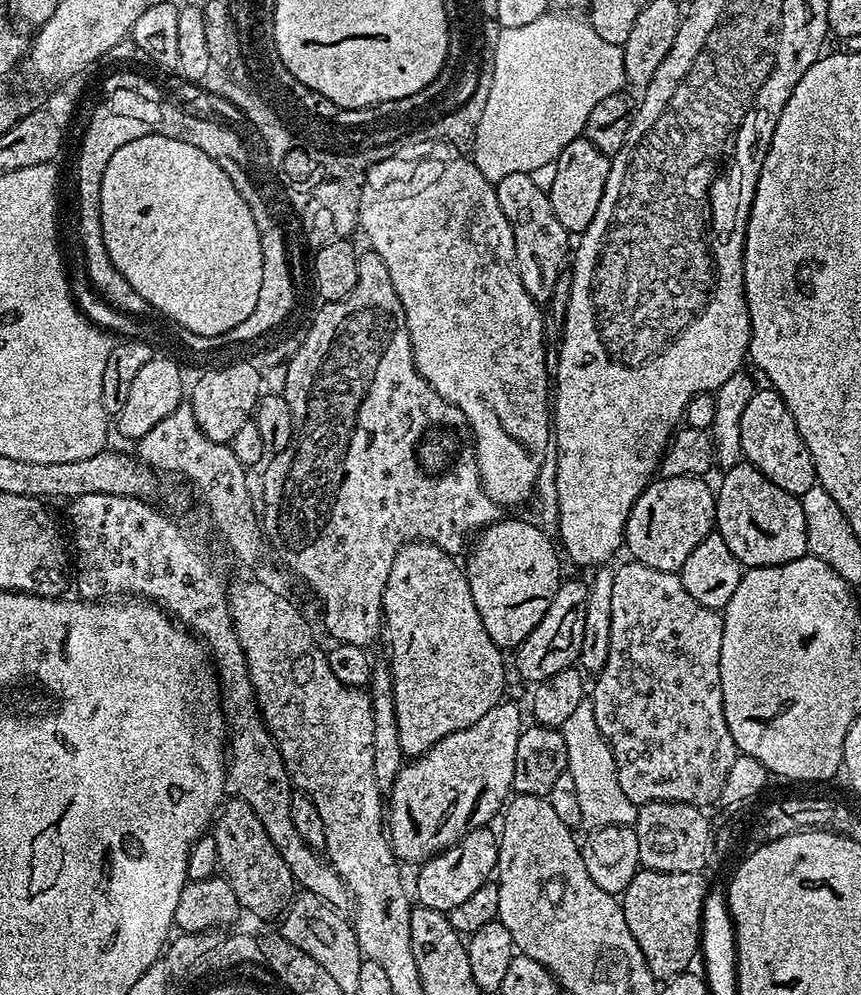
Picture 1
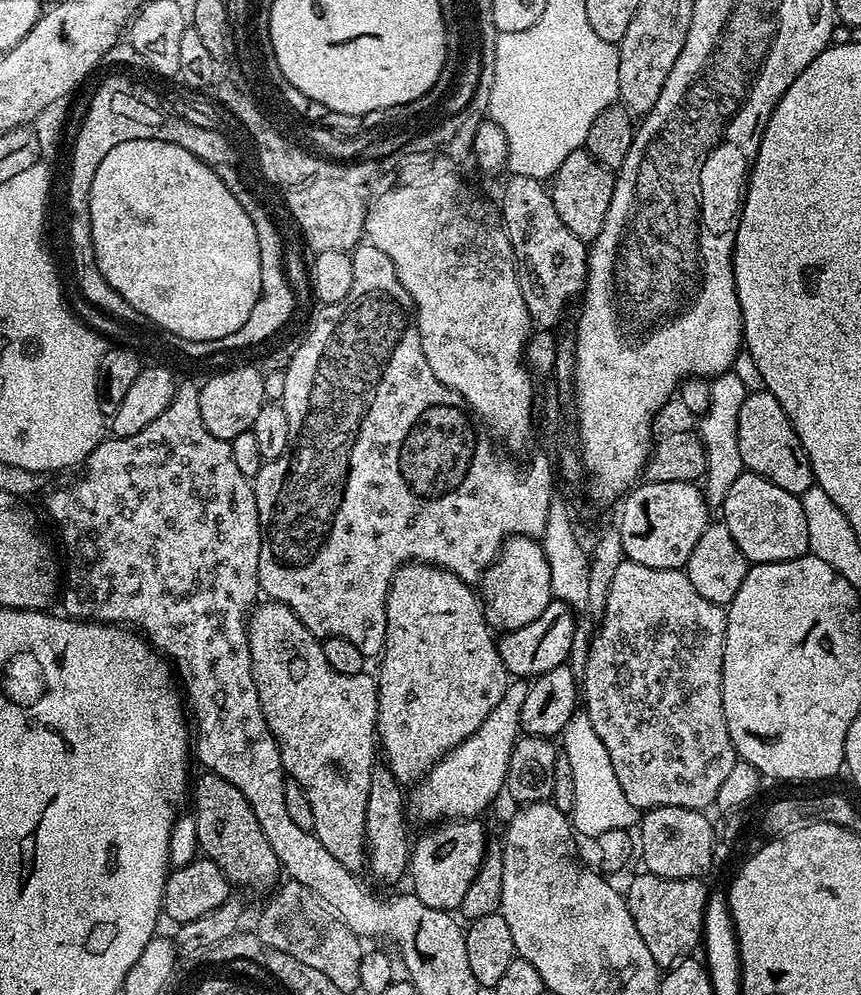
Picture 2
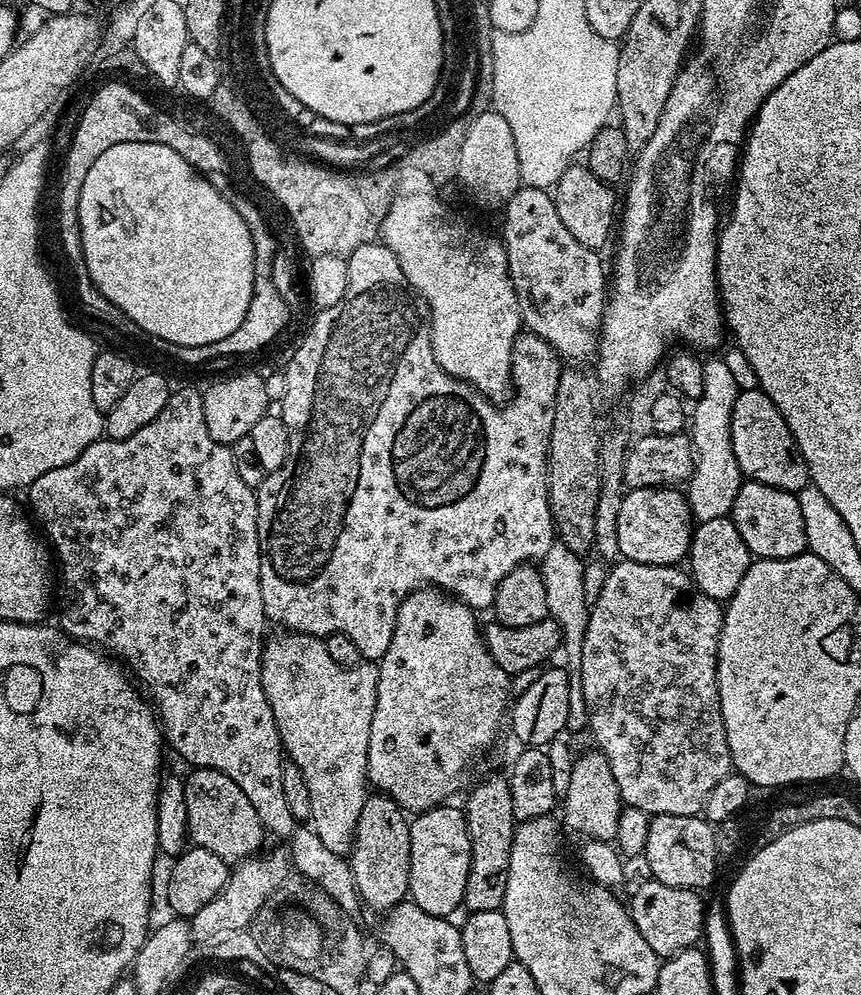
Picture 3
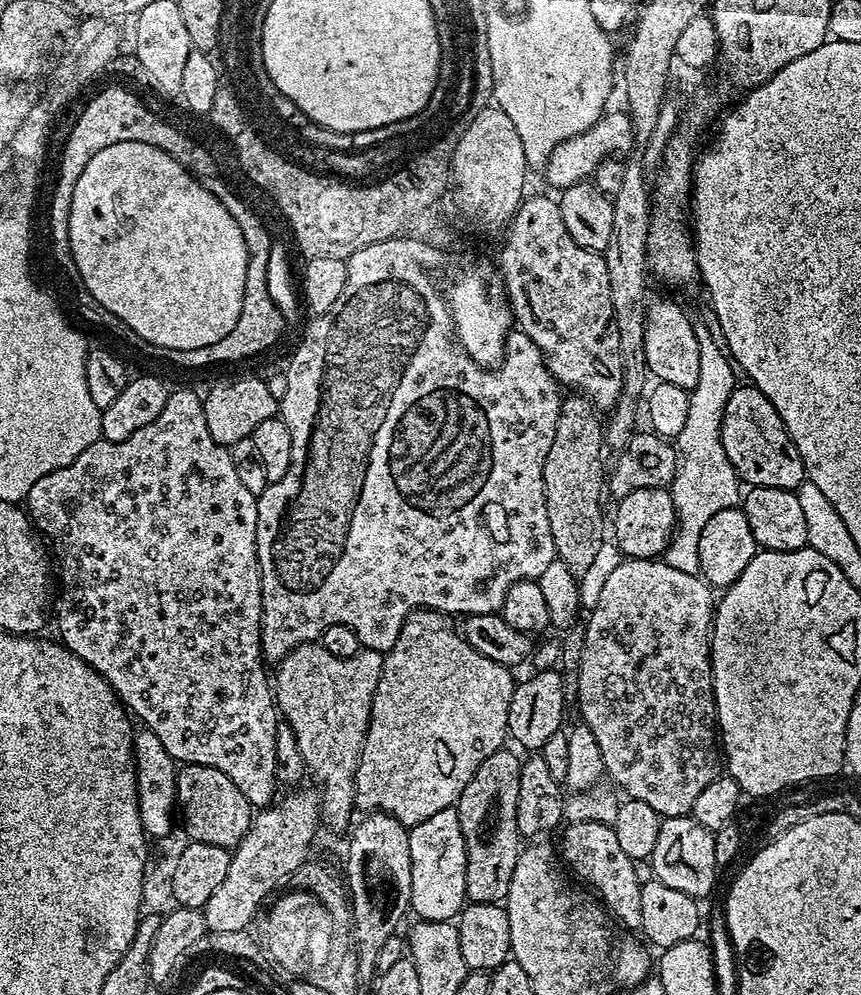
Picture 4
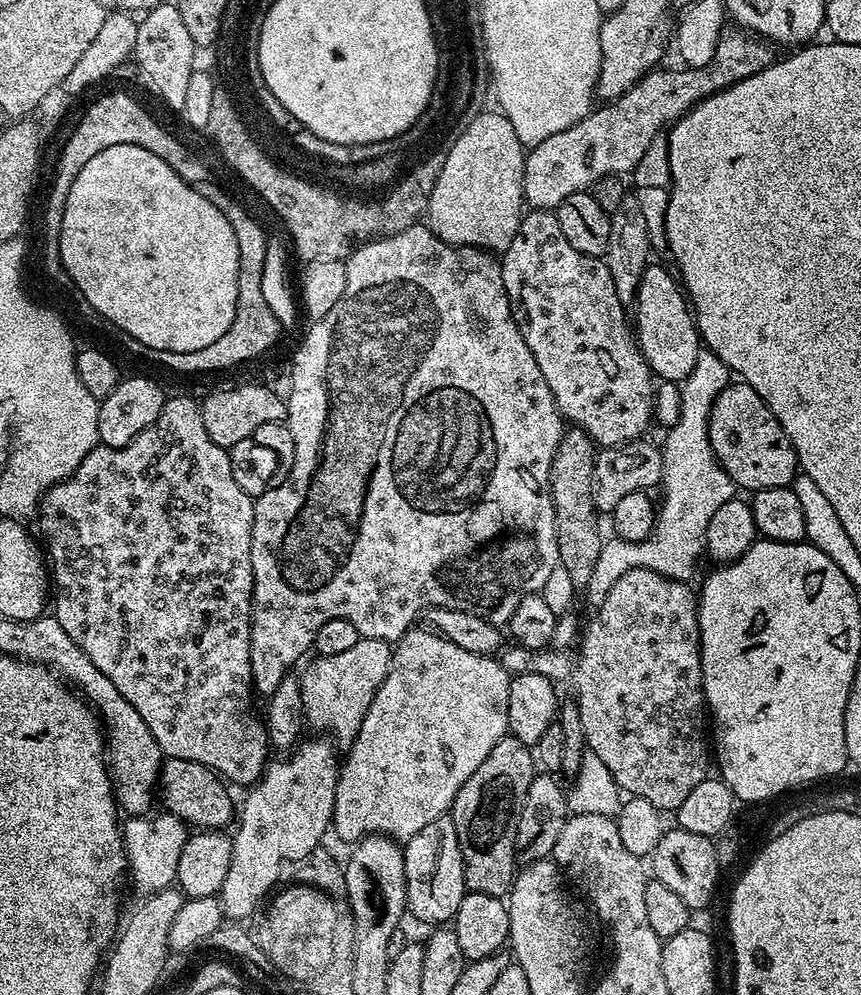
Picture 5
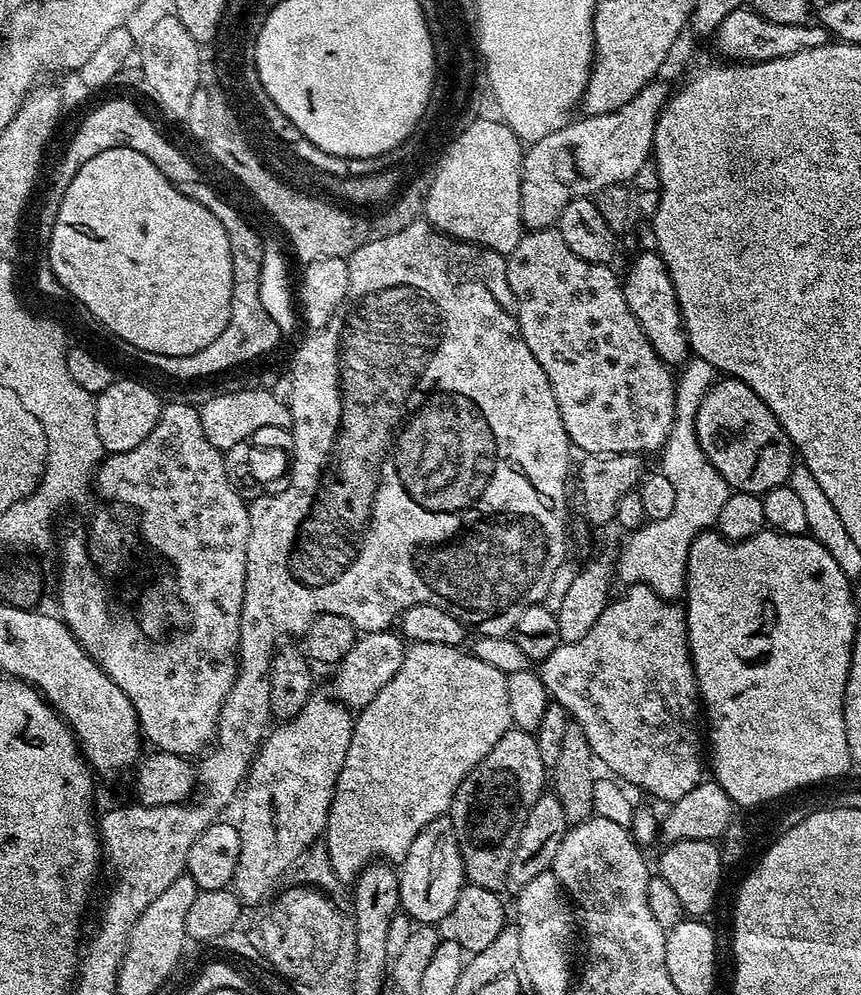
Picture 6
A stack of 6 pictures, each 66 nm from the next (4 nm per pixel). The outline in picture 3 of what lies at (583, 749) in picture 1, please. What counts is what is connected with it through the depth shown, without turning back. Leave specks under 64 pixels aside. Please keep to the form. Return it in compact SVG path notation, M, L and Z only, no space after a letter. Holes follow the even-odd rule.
M599 750L592 752L580 752L574 762L574 770L570 774L570 790L562 798L562 808L564 804L564 816L562 820L576 832L581 832L581 837L593 838L596 840L615 841L616 831L618 830L618 818L622 809L618 782L614 782L614 770L610 770L610 762Z

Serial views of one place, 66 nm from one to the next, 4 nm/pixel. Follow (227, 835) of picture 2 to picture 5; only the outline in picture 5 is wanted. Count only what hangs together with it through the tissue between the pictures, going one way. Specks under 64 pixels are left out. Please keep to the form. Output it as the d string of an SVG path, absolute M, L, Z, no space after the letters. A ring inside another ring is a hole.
M168 758L160 770L158 796L159 799L164 799L164 804L168 807L165 809L183 820L185 825L196 830L224 830L234 820L232 796L227 787L229 785L205 764L190 762L186 758Z

